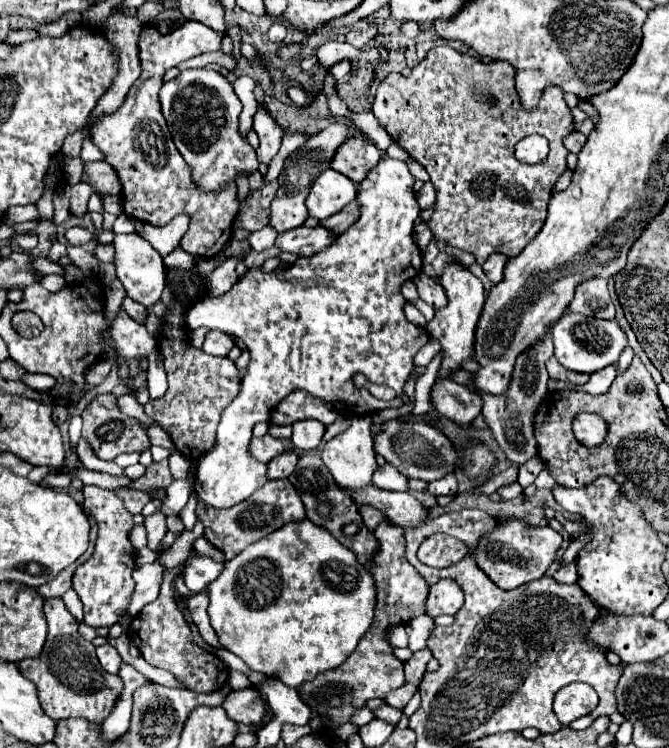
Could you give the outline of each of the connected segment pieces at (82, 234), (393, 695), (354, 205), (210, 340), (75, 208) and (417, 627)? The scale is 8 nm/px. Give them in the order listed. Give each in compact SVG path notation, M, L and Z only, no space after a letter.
M75 226L67 230L65 233L65 239L68 242L68 244L72 246L80 246L83 245L91 239L93 240L96 232L88 232L86 229Z
M405 682L401 688L397 688L397 690L389 692L389 694L385 696L385 702L387 702L387 704L391 704L393 708L403 710L403 708L405 708L405 704L413 698L413 694L415 694L415 692L417 692L417 686L415 686L415 684Z
M357 198L351 200L341 212L337 212L337 216L331 216L331 218L325 218L321 224L329 230L333 230L337 236L343 234L351 224L355 224L359 218L359 202Z
M209 330L203 342L203 350L213 356L227 356L233 348L233 338L221 330Z
M79 182L71 190L71 212L75 216L83 216L87 212L87 200L93 194L93 186L89 182Z
M421 614L417 618L413 618L413 622L405 625L407 636L409 636L409 644L407 648L411 652L417 652L417 650L423 650L425 648L425 640L429 638L429 632L433 630L435 622L433 618Z

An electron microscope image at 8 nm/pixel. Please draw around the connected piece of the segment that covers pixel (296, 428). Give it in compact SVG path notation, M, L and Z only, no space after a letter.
M299 420L293 424L293 444L299 450L315 450L317 444L323 440L325 426L317 420Z

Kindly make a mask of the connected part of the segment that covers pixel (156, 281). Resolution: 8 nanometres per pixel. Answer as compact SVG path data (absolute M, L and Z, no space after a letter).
M117 234L113 244L115 244L117 278L123 282L127 296L147 308L157 304L165 288L165 264L159 252L139 234Z

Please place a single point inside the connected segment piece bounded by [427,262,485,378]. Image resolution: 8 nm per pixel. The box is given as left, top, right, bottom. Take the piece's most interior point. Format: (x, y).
(454, 325)

